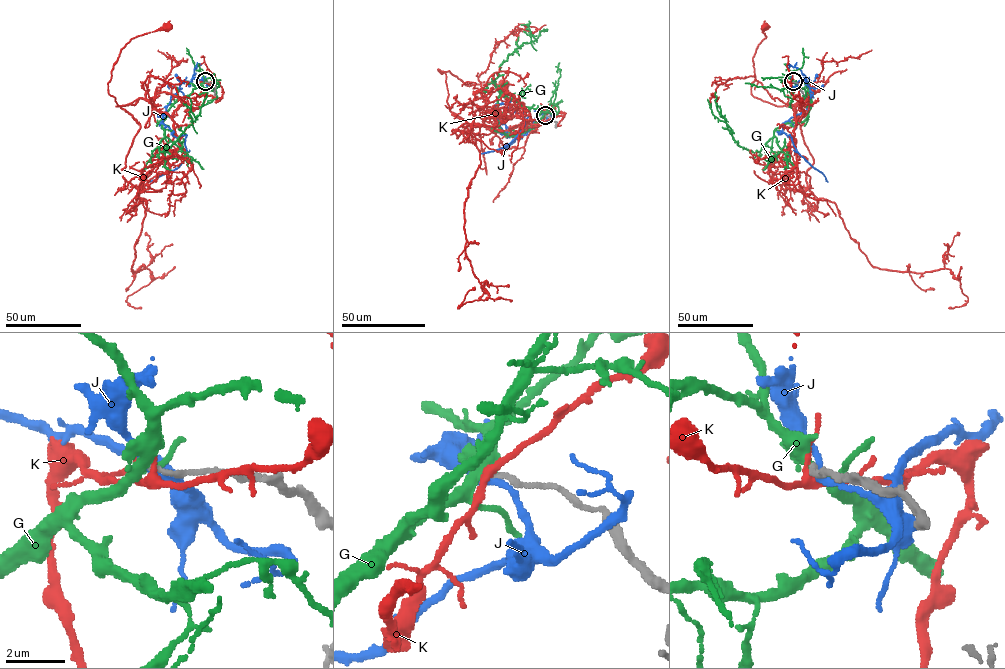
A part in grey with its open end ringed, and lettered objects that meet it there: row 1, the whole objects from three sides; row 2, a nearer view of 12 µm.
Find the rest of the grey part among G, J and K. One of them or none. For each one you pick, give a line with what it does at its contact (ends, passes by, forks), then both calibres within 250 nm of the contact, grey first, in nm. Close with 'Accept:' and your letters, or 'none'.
Accept: none

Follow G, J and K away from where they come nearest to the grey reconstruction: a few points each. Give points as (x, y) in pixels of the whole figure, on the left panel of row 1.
G: (205, 82), (180, 97), (166, 112), (161, 122), (161, 151), (170, 147), (194, 121), (206, 92)
J: (205, 82), (182, 82), (170, 98), (161, 122), (176, 137), (186, 136), (186, 156), (147, 182)
K: (205, 82), (198, 107), (164, 92), (116, 106), (108, 82), (120, 50), (166, 26)

